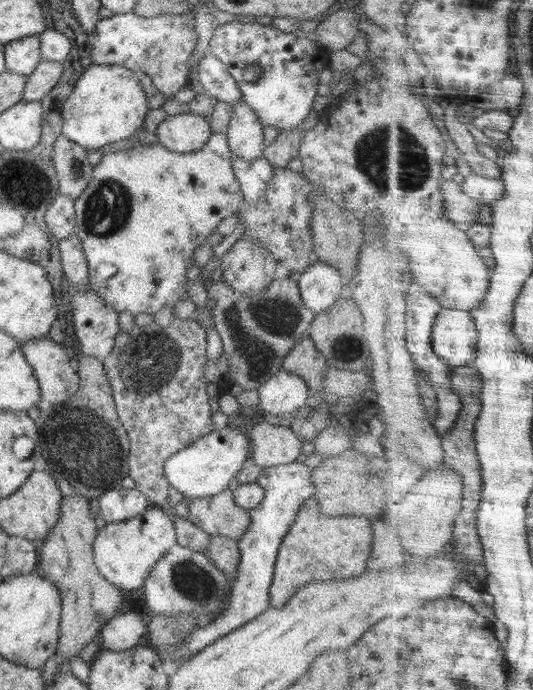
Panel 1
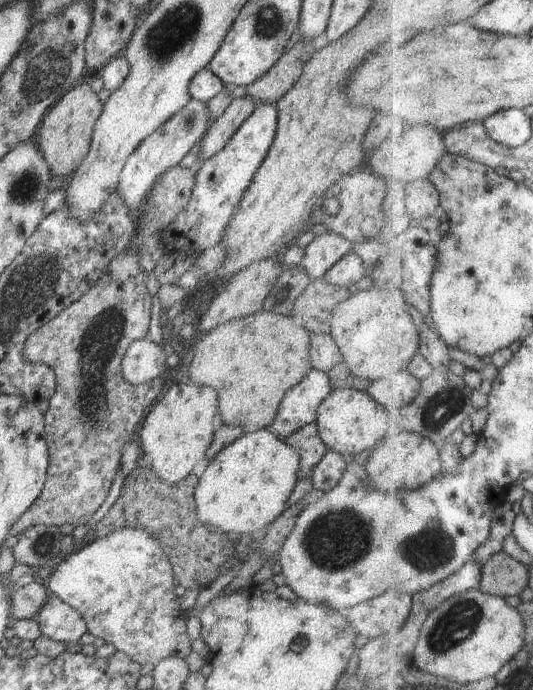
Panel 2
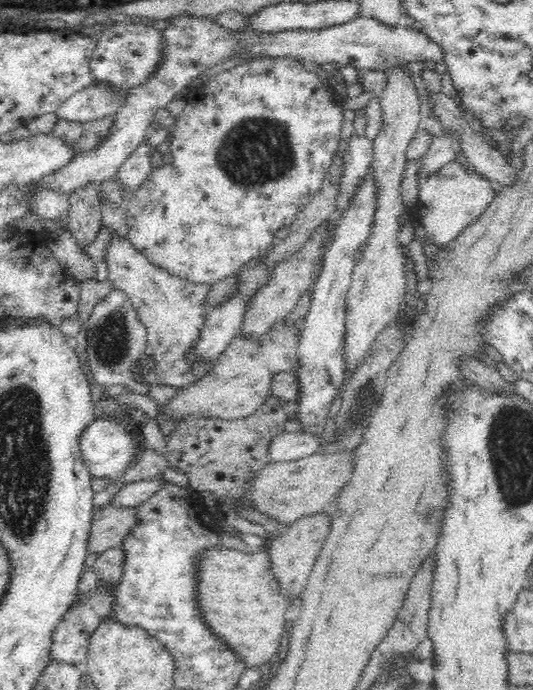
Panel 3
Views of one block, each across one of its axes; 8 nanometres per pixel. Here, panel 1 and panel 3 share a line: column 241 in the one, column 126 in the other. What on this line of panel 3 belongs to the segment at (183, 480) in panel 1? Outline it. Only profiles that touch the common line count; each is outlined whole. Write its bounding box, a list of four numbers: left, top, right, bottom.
[80,415,139,480]

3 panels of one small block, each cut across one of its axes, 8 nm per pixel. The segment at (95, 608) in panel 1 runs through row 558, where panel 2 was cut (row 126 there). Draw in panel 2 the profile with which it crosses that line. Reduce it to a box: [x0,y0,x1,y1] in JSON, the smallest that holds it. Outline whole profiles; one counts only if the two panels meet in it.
[34,83,103,178]

